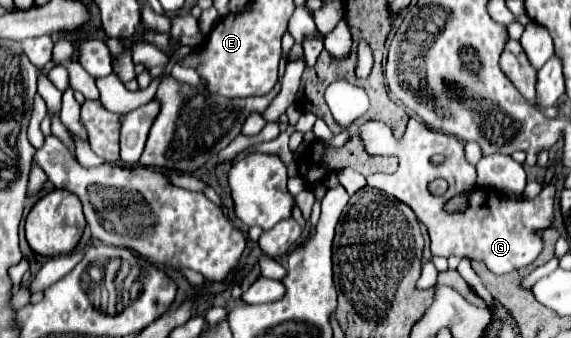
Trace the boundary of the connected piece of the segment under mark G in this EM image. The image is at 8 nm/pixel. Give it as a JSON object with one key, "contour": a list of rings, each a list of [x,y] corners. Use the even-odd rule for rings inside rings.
{"contour":[[[410,118],[406,134],[402,140],[394,140],[392,130],[385,123],[377,120],[367,121],[358,130],[364,150],[374,154],[388,154],[398,156],[398,172],[394,174],[372,174],[366,178],[368,186],[378,188],[386,194],[392,194],[400,202],[408,204],[418,220],[428,228],[432,254],[434,256],[466,256],[470,260],[482,260],[490,272],[494,274],[508,274],[512,270],[524,268],[532,264],[540,250],[542,240],[534,234],[538,228],[548,228],[554,218],[554,186],[546,184],[544,190],[532,200],[518,200],[508,202],[498,192],[474,192],[474,178],[476,170],[464,158],[464,142],[456,136],[448,136],[436,130],[430,130],[422,122]],[[434,154],[442,154],[444,162],[434,164],[430,158]],[[434,178],[446,178],[448,190],[444,196],[430,196],[428,182]],[[456,194],[468,194],[468,206],[464,212],[446,214],[444,204]]]}

